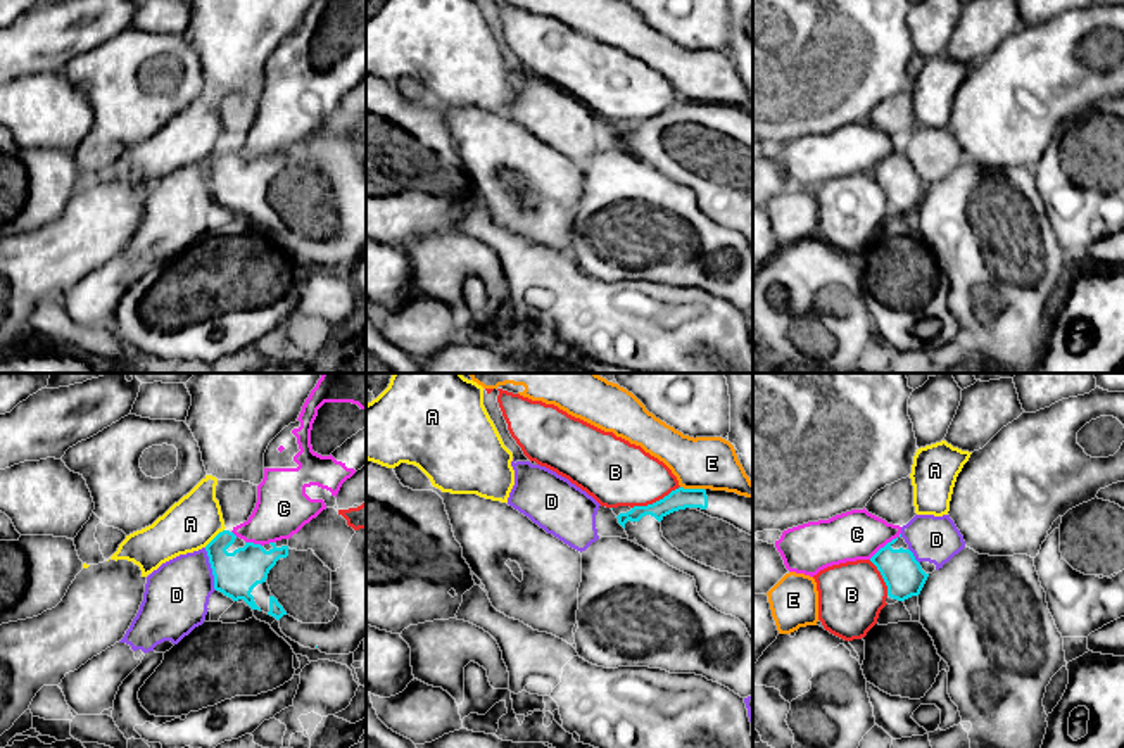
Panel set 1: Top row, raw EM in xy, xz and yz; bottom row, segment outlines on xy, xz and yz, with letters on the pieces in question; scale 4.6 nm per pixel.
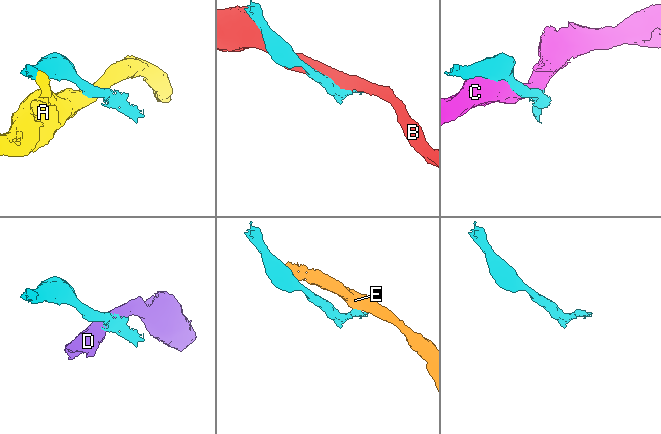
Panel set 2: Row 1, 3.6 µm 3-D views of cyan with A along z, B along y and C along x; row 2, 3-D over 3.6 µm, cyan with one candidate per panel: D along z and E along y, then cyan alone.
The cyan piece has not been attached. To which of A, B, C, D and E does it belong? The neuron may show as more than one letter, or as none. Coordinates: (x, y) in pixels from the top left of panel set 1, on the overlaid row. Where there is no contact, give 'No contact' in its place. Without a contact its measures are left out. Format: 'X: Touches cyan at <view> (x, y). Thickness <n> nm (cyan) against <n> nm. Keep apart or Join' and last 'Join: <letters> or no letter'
A: Touches cyan at xy (214, 538). Thickness 200 nm (cyan) against 240 nm. Keep apart
B: Touches cyan at xz (656, 501). Thickness 100 nm (cyan) against 300 nm. Keep apart
C: Touches cyan at yz (886, 545). Thickness 190 nm (cyan) against 240 nm. Keep apart
D: Touches cyan at xy (211, 567). Thickness 200 nm (cyan) against 300 nm. Keep apart
E: Touches cyan at xz (693, 489). Thickness 100 nm (cyan) against 240 nm. Keep apart
Join: no letter

